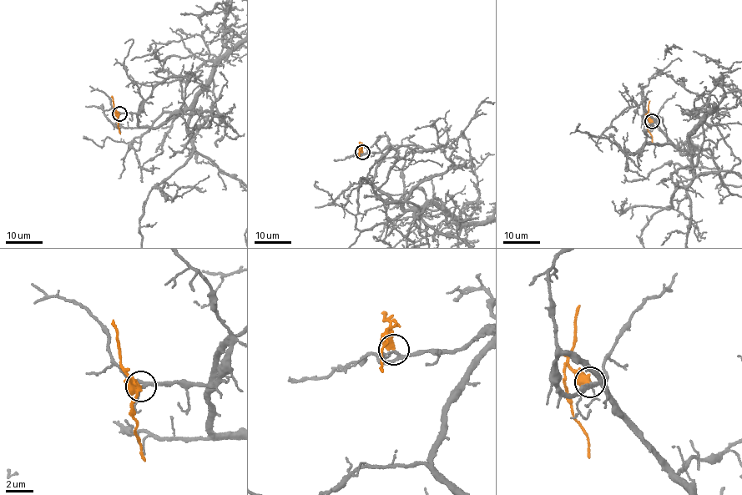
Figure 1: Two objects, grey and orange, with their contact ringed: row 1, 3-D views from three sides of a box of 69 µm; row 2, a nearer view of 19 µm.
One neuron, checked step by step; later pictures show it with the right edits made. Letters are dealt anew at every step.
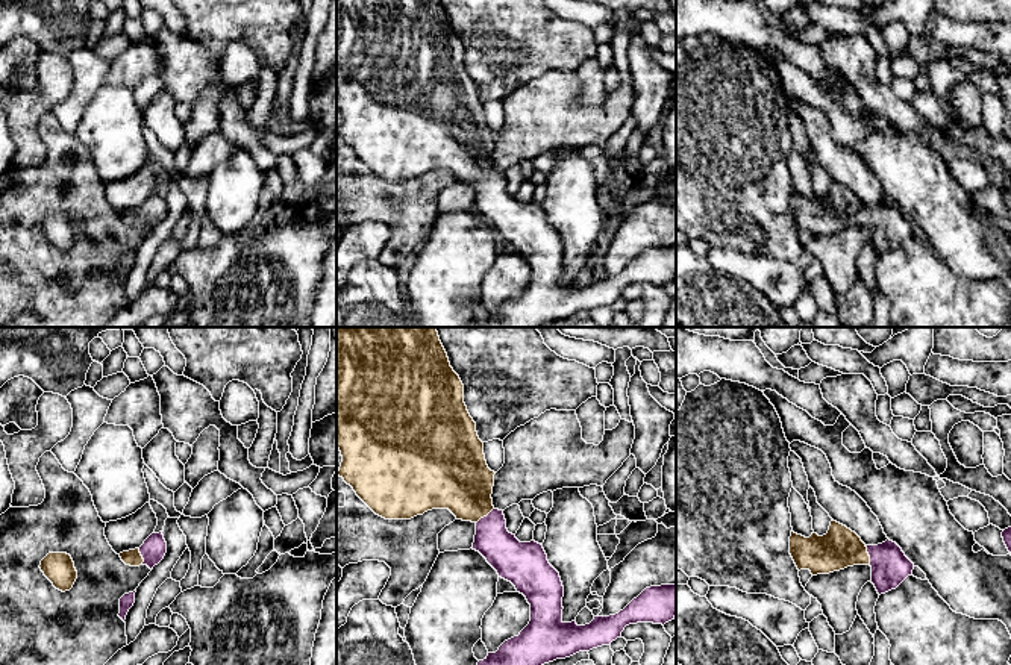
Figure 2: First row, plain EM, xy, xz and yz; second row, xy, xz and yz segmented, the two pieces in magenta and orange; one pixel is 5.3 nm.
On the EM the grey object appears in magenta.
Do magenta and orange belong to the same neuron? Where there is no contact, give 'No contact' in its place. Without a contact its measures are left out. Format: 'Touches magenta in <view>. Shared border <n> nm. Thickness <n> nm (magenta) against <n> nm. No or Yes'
Touches magenta in yz. Shared border 110 nm. Thickness 200 nm (magenta) against 220 nm. Yes

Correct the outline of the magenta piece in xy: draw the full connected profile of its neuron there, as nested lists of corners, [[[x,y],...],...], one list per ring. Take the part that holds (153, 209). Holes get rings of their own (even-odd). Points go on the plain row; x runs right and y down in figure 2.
[[[162,192],[152,194],[139,209],[120,214],[121,221],[130,227],[147,226],[153,230],[167,214],[167,203]]]

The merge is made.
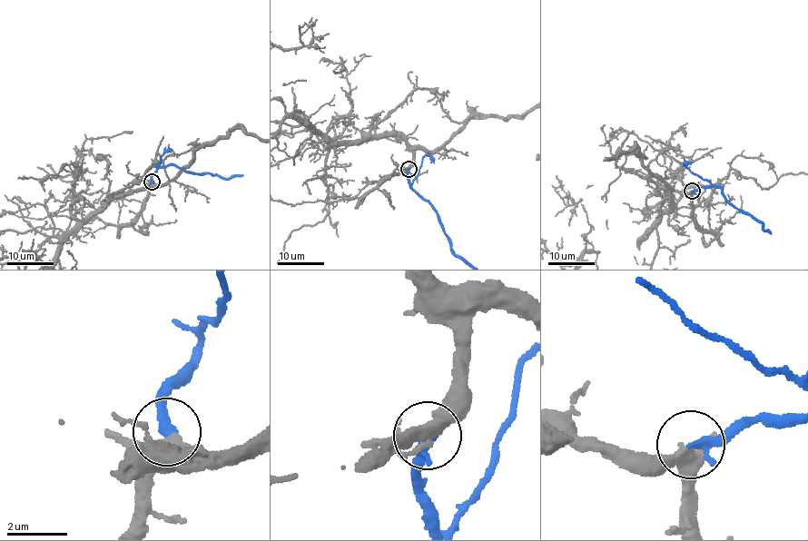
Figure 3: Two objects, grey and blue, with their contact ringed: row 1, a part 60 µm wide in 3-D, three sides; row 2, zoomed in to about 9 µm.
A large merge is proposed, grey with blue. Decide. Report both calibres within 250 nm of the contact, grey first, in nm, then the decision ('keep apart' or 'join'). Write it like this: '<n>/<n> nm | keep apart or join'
320/320 nm | join

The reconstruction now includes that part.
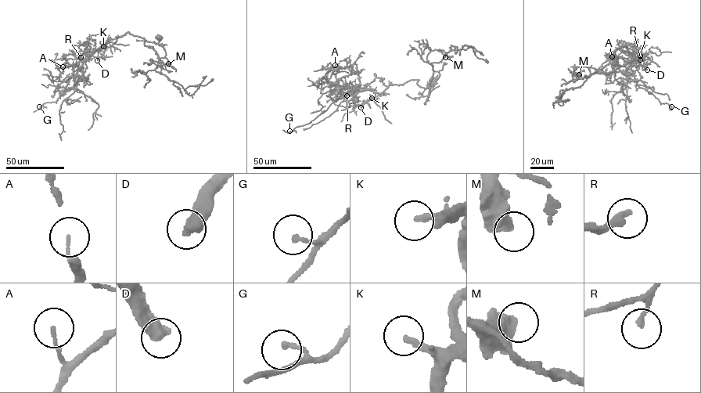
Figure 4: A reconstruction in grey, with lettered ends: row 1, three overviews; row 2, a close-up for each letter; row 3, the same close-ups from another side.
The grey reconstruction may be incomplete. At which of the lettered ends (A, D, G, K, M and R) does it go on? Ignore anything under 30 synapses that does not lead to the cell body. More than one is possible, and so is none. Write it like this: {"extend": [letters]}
{"extend": ["D", "K"]}

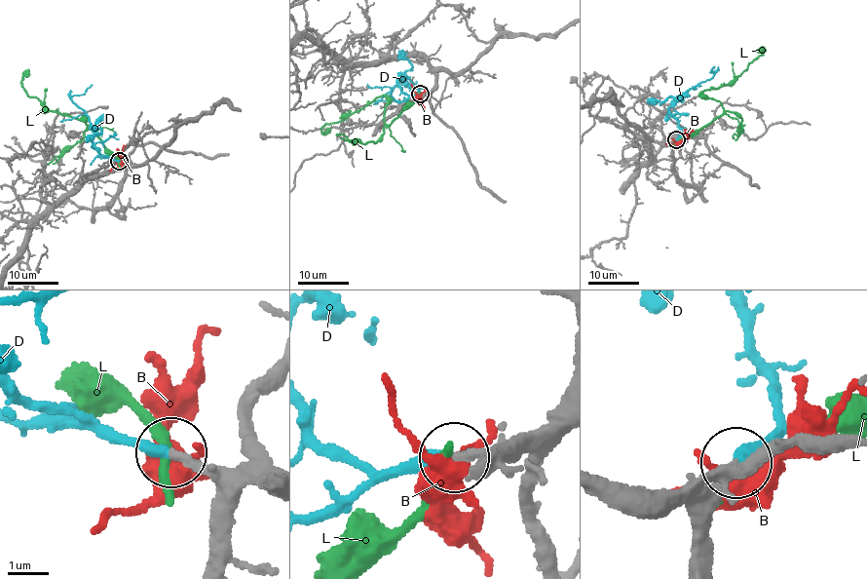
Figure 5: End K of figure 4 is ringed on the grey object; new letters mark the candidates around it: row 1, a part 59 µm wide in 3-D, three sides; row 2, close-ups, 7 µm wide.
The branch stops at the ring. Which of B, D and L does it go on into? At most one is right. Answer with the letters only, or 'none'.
D

